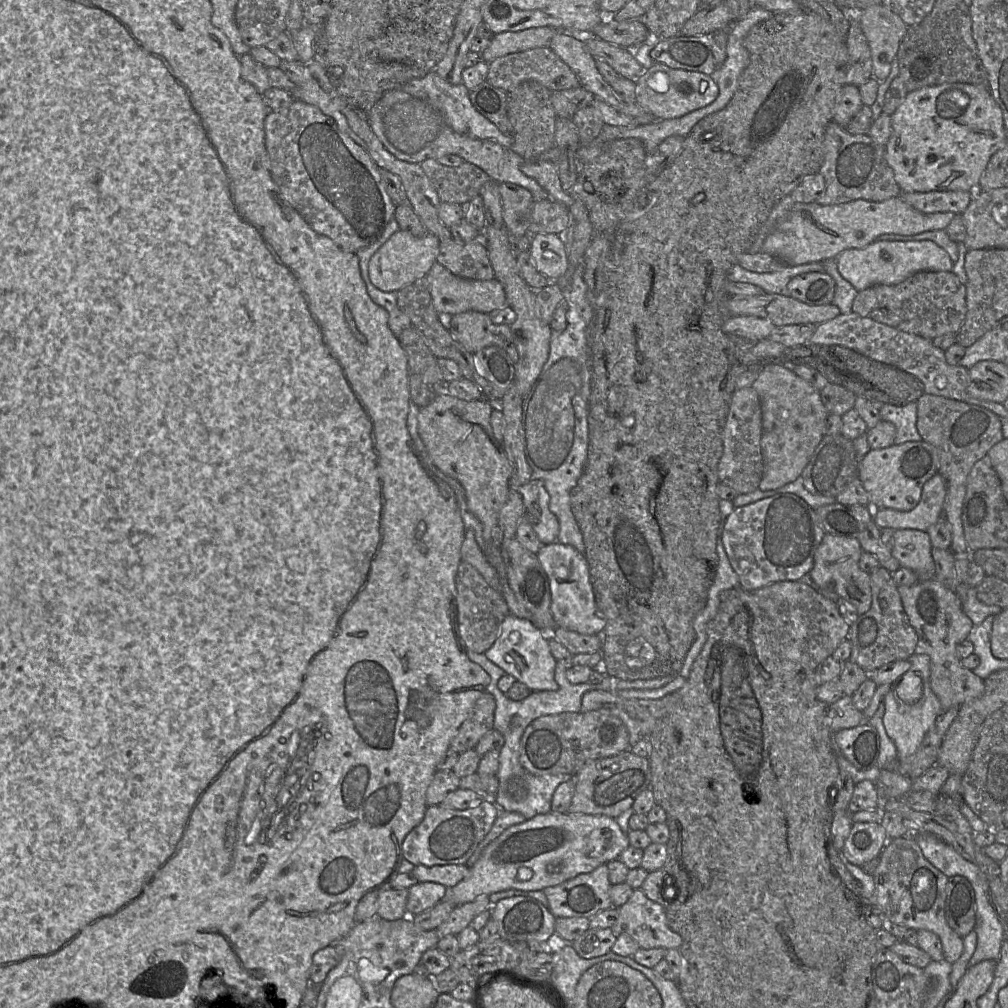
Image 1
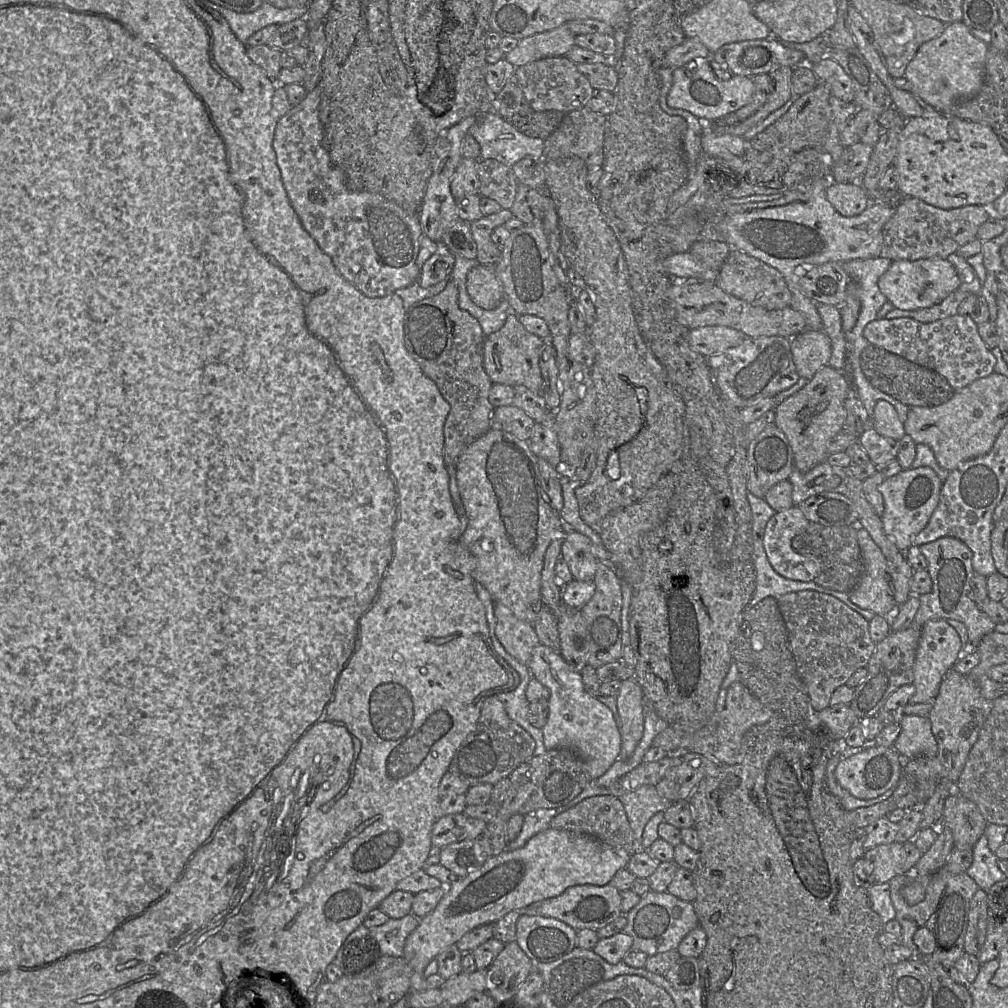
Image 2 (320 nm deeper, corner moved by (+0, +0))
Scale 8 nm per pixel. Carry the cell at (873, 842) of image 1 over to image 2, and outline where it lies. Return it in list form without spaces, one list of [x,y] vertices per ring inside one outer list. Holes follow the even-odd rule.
[[[898,841],[865,850],[864,858],[873,883],[889,883],[905,873],[905,851],[903,844]]]

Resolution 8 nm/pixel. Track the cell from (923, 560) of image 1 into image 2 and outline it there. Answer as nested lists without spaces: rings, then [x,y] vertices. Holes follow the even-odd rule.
[[[942,537],[934,542],[919,546],[928,562],[927,572],[932,580],[932,590],[919,596],[920,606],[914,622],[921,628],[927,621],[951,619],[962,622],[967,629],[969,643],[977,646],[987,634],[995,631],[995,623],[970,599],[970,582],[974,576],[973,554],[961,540],[954,537]]]

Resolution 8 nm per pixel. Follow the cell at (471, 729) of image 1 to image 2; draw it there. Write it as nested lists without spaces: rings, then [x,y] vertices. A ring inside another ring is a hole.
[[[488,696],[482,706],[475,729],[454,754],[449,771],[469,786],[482,783],[494,785],[522,763],[534,756],[536,743],[532,736],[511,720],[503,703],[496,696]]]

